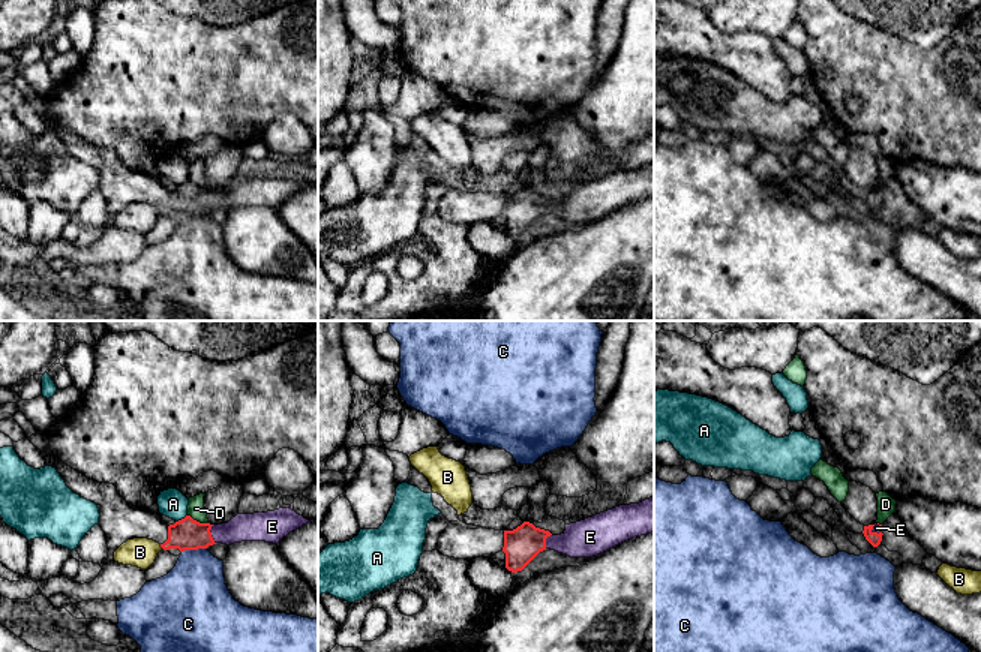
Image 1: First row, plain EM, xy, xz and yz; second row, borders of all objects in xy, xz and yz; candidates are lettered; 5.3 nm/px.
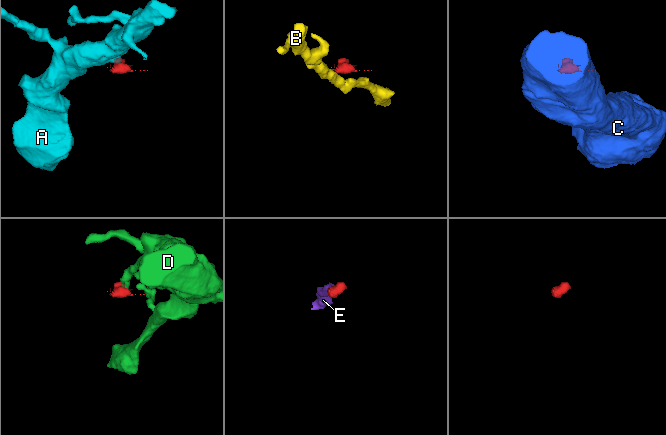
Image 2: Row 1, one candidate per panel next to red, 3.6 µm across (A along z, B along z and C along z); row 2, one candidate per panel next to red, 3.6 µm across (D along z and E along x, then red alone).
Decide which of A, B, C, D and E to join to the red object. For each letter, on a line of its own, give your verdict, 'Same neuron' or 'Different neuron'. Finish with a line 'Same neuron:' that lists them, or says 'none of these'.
A: Different neuron
B: Different neuron
C: Different neuron
D: Different neuron
E: Same neuron
Same neuron: E

